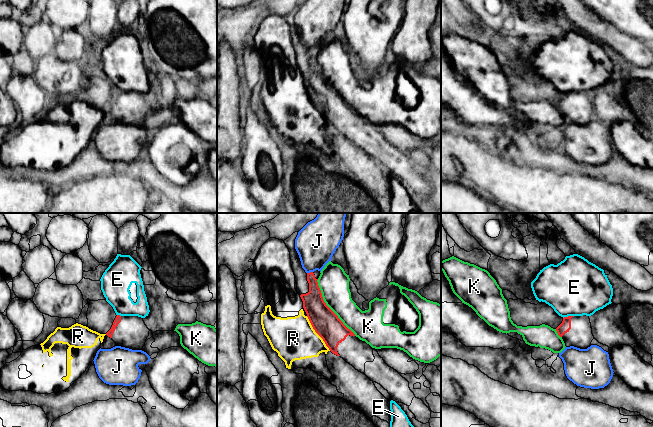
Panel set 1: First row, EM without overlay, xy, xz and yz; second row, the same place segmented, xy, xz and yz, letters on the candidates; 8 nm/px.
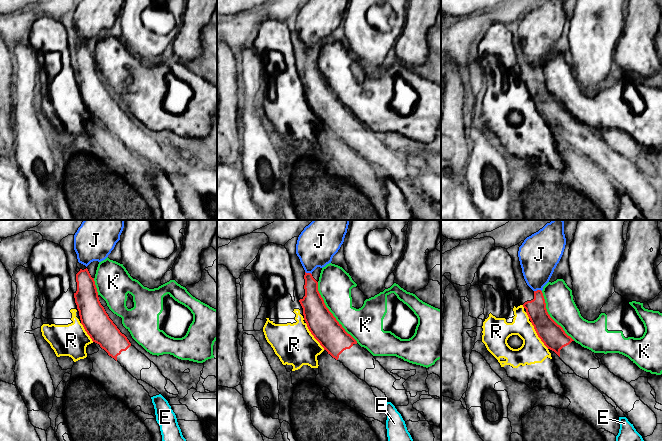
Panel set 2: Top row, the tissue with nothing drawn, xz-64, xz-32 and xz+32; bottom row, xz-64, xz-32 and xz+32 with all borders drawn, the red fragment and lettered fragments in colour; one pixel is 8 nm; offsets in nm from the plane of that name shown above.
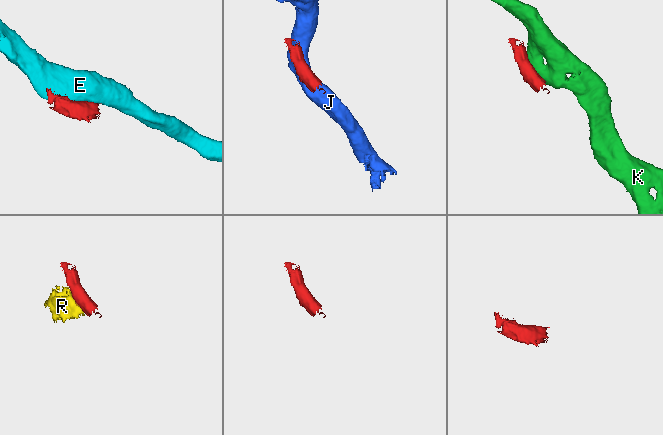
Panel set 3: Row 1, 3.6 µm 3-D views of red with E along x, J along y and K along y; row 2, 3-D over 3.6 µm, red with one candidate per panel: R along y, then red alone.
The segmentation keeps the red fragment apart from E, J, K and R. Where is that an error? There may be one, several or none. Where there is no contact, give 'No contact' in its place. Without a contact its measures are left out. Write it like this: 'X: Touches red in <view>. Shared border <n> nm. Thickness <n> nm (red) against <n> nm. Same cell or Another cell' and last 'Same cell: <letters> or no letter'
E: Touches red in yz. Shared border 90 nm. Thickness 90 nm (red) against 460 nm. Another cell
J: Touches red in xz. Shared border 50 nm. Thickness 170 nm (red) against 320 nm. Another cell
K: Touches red in xz. Shared border 550 nm. Thickness 220 nm (red) against 240 nm. Another cell
R: Touches red in xz. Shared border 340 nm. Thickness 220 nm (red) against 360 nm. Another cell
Same cell: no letter

